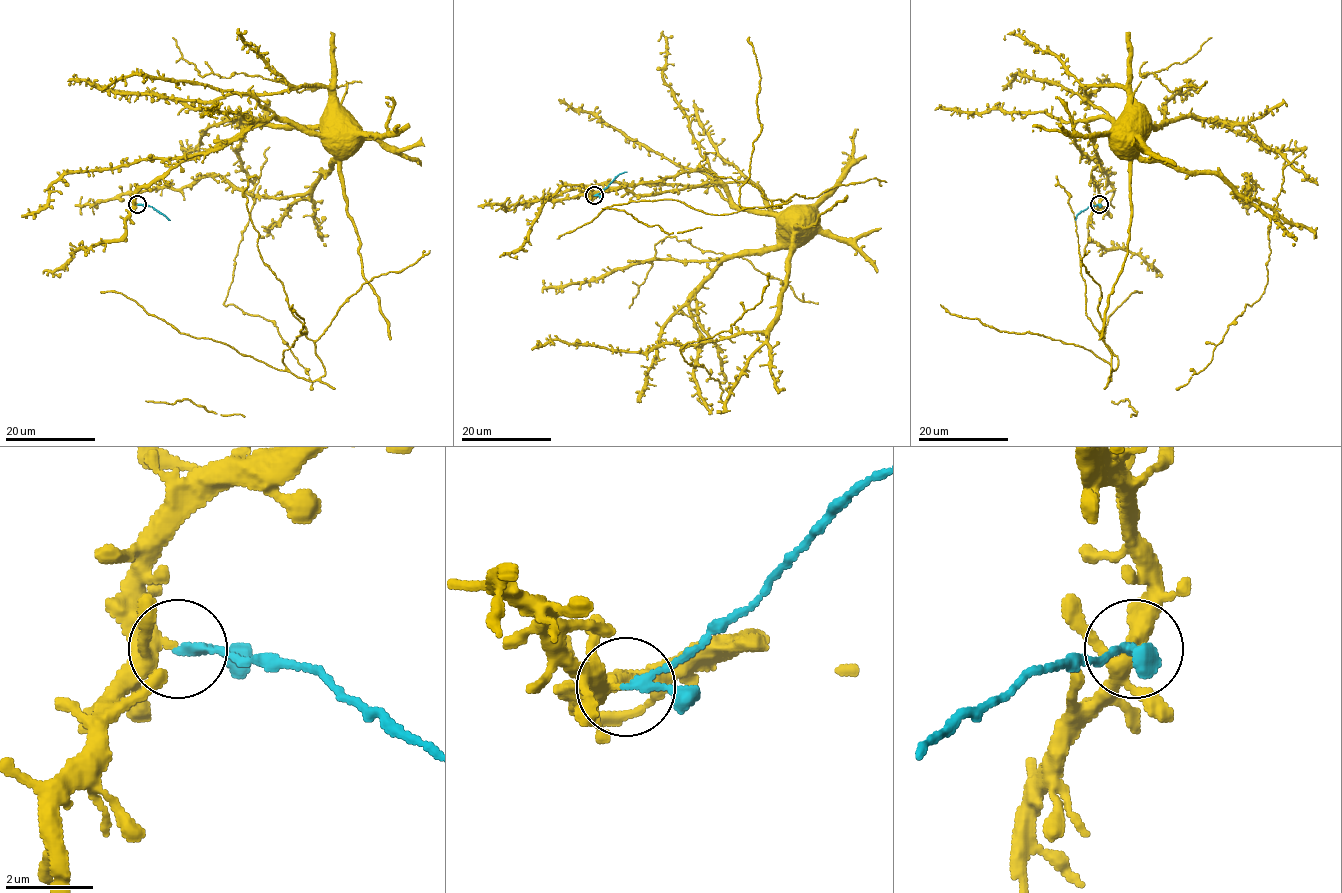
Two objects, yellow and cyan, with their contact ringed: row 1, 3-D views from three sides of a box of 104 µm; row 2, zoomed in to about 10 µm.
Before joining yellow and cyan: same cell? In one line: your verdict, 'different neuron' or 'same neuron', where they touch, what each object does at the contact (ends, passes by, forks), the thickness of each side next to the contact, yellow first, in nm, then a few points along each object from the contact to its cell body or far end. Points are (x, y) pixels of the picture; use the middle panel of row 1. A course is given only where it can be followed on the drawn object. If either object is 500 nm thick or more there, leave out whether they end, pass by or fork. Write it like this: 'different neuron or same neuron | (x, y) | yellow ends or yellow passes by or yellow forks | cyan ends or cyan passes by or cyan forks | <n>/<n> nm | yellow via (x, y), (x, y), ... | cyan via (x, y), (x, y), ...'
different neuron | (594, 195) | yellow forks | cyan passes by | 280/150 nm | yellow via (594, 195), (618, 188), (652, 194), (718, 183), (740, 206), (765, 213), (802, 214) | cyan via (594, 195), (626, 171)

